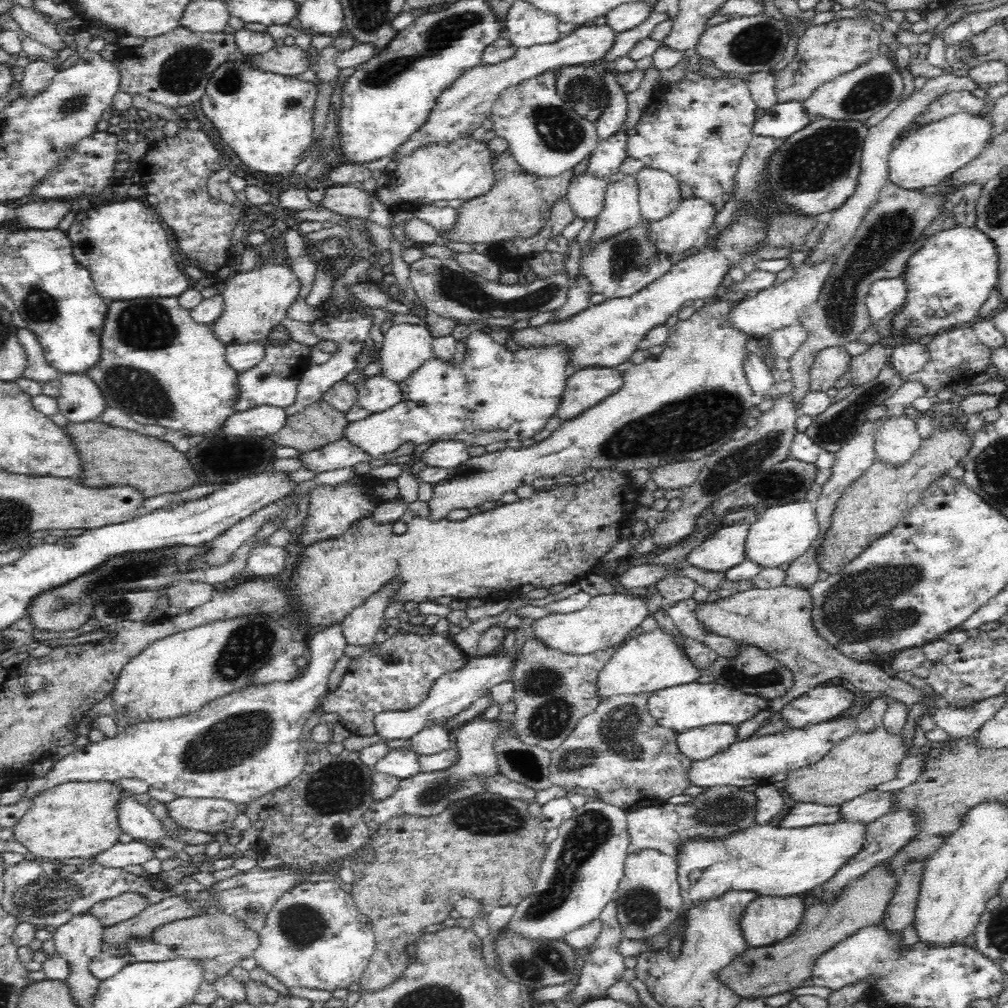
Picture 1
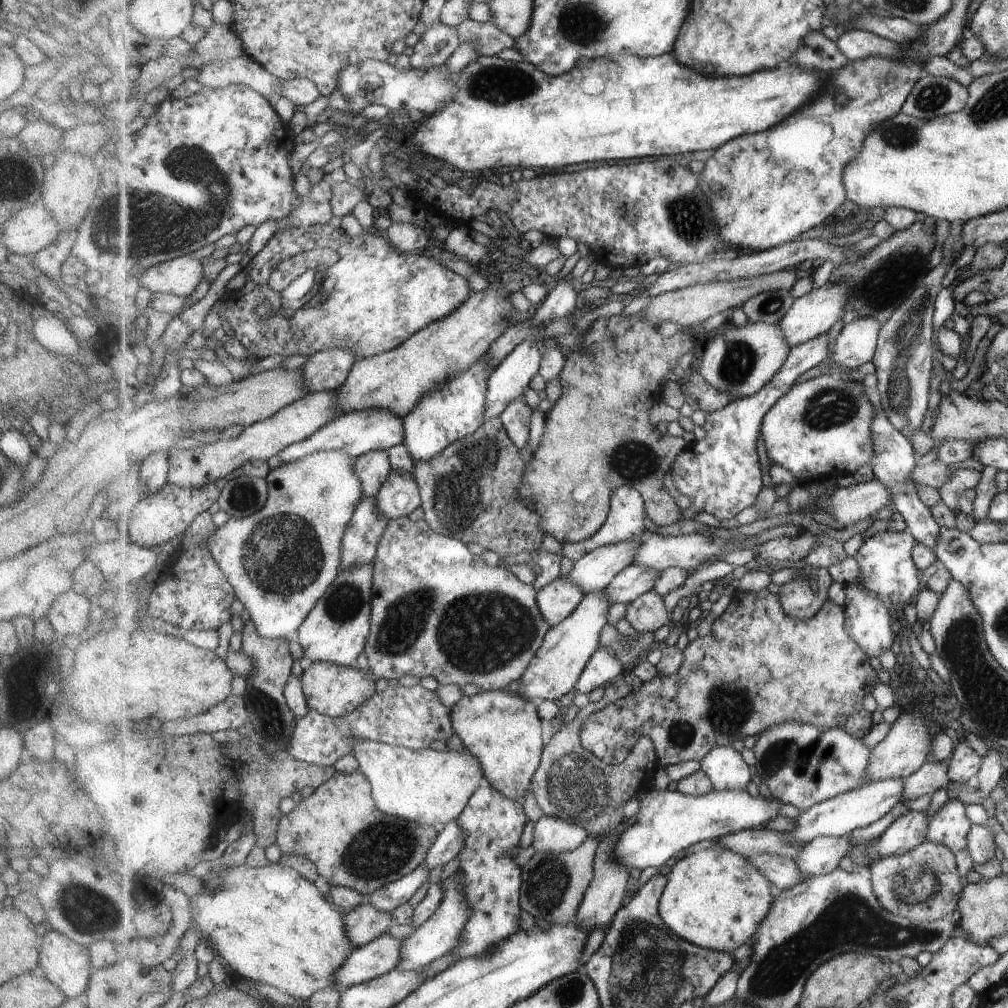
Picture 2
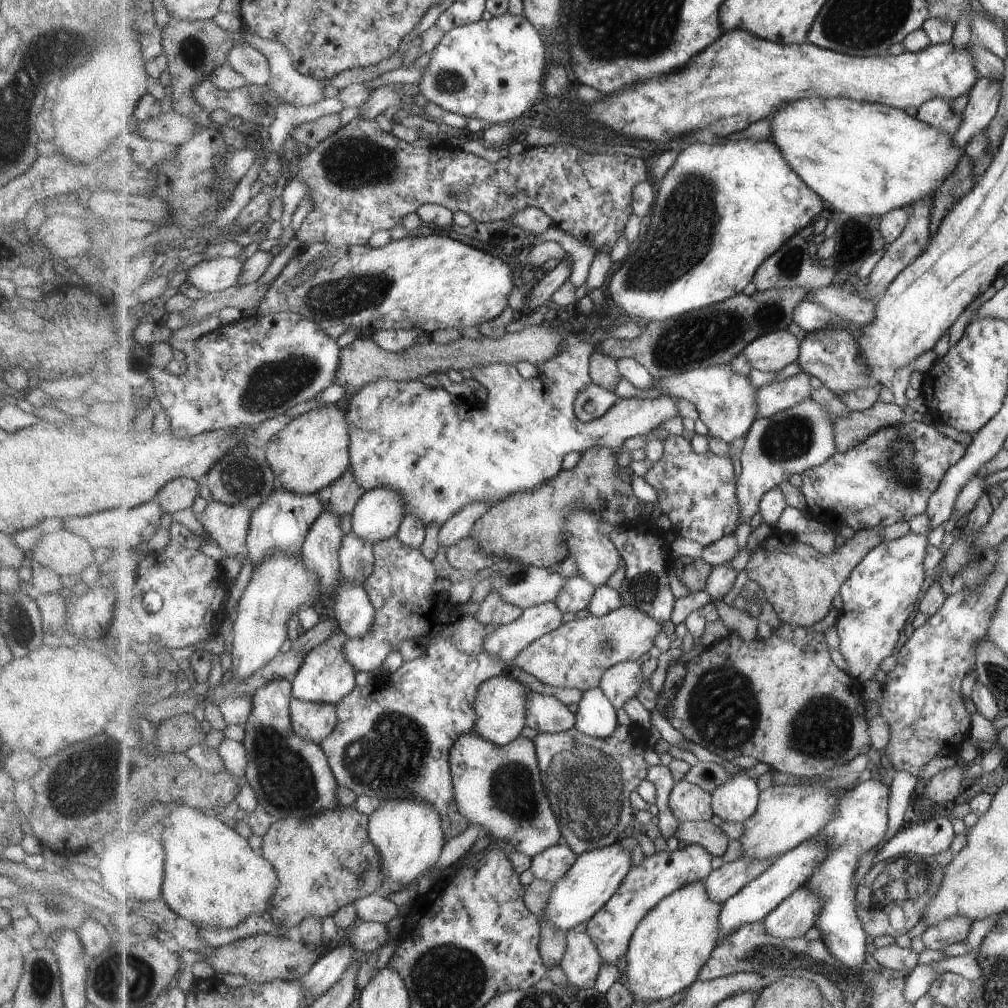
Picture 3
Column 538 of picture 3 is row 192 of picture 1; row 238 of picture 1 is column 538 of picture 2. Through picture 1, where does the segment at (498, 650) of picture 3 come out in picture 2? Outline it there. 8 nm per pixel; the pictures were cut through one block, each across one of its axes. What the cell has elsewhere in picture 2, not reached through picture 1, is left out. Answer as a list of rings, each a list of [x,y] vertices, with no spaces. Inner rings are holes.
[[[559,575],[538,590],[538,603],[546,621],[554,627],[578,609],[585,595],[584,588],[571,577]]]

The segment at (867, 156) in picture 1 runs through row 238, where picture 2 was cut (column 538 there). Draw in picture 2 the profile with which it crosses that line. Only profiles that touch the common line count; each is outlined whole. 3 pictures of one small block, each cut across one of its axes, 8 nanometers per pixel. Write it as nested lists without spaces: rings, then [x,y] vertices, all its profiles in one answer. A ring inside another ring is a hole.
[[[543,814],[534,824],[532,845],[536,852],[547,851],[557,855],[580,847],[591,836],[580,824],[558,816]]]

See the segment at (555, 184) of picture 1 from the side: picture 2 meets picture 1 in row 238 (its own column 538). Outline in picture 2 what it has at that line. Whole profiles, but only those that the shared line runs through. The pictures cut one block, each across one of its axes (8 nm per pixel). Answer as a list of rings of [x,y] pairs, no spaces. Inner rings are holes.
[[[638,312],[634,315],[614,315],[611,317],[601,317],[598,318],[596,321],[594,321],[589,329],[585,331],[584,333],[581,333],[580,335],[576,334],[577,338],[577,343],[578,345],[575,348],[563,348],[562,346],[558,345],[555,339],[553,337],[550,337],[550,339],[545,340],[545,344],[549,350],[552,348],[555,348],[559,346],[559,348],[565,350],[567,353],[567,360],[564,366],[564,369],[562,370],[561,376],[560,376],[560,381],[561,384],[563,385],[563,394],[561,395],[561,398],[556,401],[556,403],[553,405],[553,408],[550,411],[547,411],[546,413],[543,414],[543,420],[544,420],[544,432],[541,436],[541,441],[540,441],[540,447],[538,448],[537,452],[534,454],[533,458],[528,462],[525,474],[524,474],[524,483],[522,484],[522,495],[526,496],[526,499],[533,499],[534,503],[536,504],[535,508],[536,511],[541,515],[541,526],[542,529],[544,530],[546,535],[551,535],[553,536],[559,543],[574,543],[574,542],[579,542],[582,540],[587,540],[590,539],[593,535],[596,534],[597,531],[600,530],[601,527],[604,526],[606,523],[606,520],[608,519],[609,513],[611,511],[611,502],[612,502],[612,496],[613,493],[616,491],[616,488],[622,487],[623,485],[629,485],[632,486],[633,488],[636,488],[643,496],[646,502],[646,514],[651,518],[652,522],[655,523],[657,526],[667,526],[668,524],[673,524],[673,522],[677,522],[677,520],[681,520],[683,518],[683,509],[679,508],[679,504],[675,502],[675,496],[667,490],[667,486],[665,486],[665,474],[667,472],[670,472],[670,468],[672,467],[672,462],[676,459],[677,455],[680,455],[681,452],[685,450],[685,447],[688,446],[687,440],[682,437],[678,437],[675,435],[672,435],[671,433],[665,433],[661,434],[659,430],[656,428],[656,426],[652,423],[652,420],[650,419],[651,416],[651,411],[653,410],[653,407],[661,402],[663,398],[663,384],[666,380],[669,378],[677,377],[677,374],[680,372],[679,371],[679,360],[681,360],[681,356],[685,356],[687,352],[691,352],[692,354],[697,354],[700,348],[698,345],[695,343],[694,338],[692,338],[691,335],[688,335],[688,333],[685,330],[680,330],[677,331],[674,335],[670,337],[665,337],[661,332],[659,332],[659,325],[657,323],[648,321],[642,314],[641,312]]]

